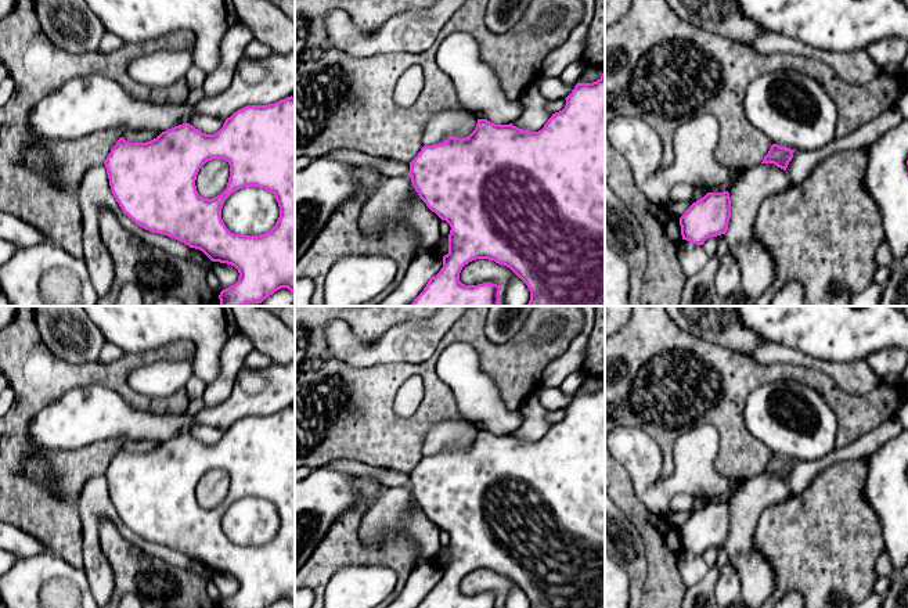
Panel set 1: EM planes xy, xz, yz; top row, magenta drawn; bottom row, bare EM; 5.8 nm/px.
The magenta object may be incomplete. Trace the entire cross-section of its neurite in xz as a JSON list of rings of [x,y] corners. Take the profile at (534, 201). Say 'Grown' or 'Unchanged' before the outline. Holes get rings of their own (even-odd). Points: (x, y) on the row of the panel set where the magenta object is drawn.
Unchanged. [[[605,68],[597,82],[577,83],[565,100],[565,108],[552,114],[538,132],[523,130],[512,123],[496,125],[487,119],[478,119],[475,130],[468,137],[450,136],[443,143],[424,145],[410,162],[411,183],[419,198],[451,227],[448,253],[443,256],[443,267],[429,278],[411,306],[498,306],[500,285],[491,283],[465,285],[460,281],[462,267],[476,259],[489,259],[509,267],[530,291],[527,306],[605,306]]]

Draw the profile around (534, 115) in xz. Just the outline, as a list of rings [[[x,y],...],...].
[[[534,83],[525,90],[520,101],[523,102],[523,112],[512,125],[530,132],[541,130],[552,112],[547,109],[548,101],[540,94]]]

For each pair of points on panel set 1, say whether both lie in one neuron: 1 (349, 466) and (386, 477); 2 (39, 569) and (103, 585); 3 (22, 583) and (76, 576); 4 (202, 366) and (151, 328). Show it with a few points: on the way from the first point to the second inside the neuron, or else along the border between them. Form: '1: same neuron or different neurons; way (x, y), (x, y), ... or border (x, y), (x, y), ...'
1: same neuron; way (359, 468), (377, 472)
2: different neurons; border (83, 568), (92, 593)
3: same neuron; way (36, 571), (62, 571)
4: same neuron; way (202, 348), (202, 344), (187, 328), (169, 328)

